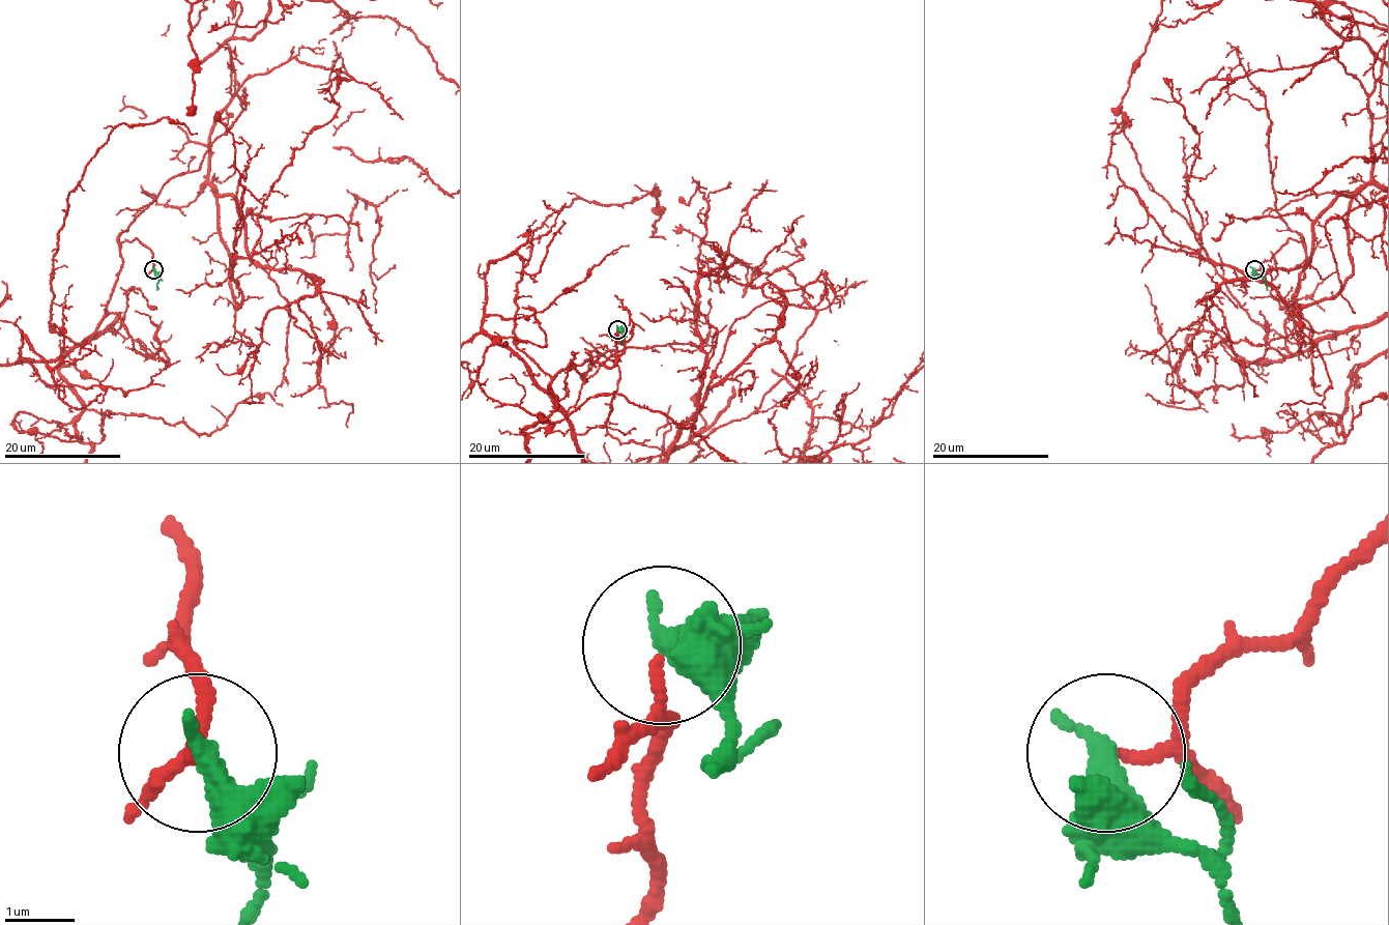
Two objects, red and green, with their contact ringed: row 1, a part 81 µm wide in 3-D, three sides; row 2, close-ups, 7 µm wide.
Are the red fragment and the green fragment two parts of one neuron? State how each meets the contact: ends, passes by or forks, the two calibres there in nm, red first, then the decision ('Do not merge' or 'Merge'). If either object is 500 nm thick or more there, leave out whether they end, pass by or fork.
At the ring red passes by. At the ring green ends. Thickness 100 nm (red) against 460 nm. Merge

